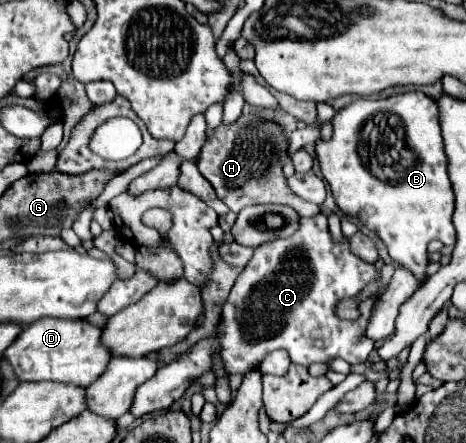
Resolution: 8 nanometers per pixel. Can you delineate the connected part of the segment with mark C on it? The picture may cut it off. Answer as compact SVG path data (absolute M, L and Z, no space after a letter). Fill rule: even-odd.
M320 212L312 218L300 218L298 224L300 226L292 236L264 242L254 250L252 260L238 276L228 300L224 302L214 334L196 342L190 350L162 366L154 378L140 386L130 410L134 418L142 418L144 414L158 410L170 410L194 380L204 372L214 370L214 354L224 362L224 372L228 376L244 376L252 368L258 368L264 356L274 350L286 350L290 360L300 366L310 366L312 362L328 364L334 358L342 358L350 364L366 362L368 354L374 350L374 340L364 338L364 330L368 328L378 296L370 296L360 304L362 316L354 322L344 320L344 324L340 324L334 308L342 298L352 298L370 282L378 282L380 270L358 258L350 250L348 238L334 240L330 236L326 214Z

